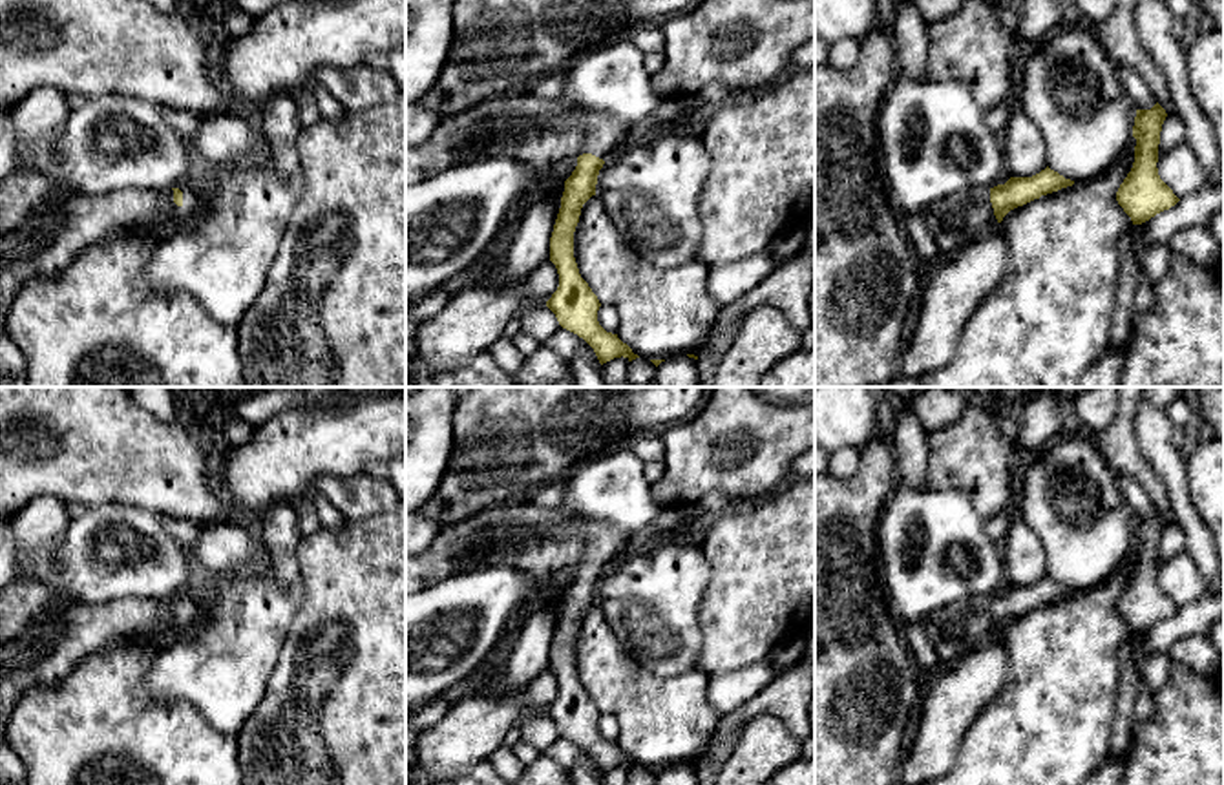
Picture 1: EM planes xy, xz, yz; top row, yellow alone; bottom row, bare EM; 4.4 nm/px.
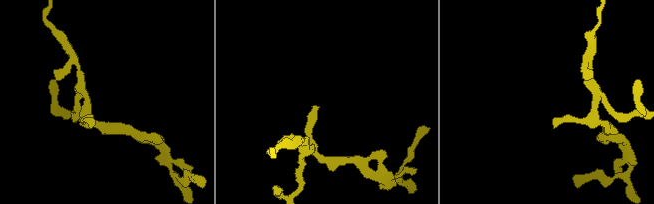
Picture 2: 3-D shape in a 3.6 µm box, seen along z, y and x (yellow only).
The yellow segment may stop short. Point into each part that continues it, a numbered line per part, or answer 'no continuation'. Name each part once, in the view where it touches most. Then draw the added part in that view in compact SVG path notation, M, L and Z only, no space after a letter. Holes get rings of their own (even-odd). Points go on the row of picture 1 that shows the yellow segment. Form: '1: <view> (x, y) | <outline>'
1: xy (44, 225) | M15 172L0 183L0 334L18 290L37 276L57 276L86 248L115 234L155 234L164 237L192 223L203 212L205 190L197 183L177 186L183 204L174 203L174 190L126 188L104 195L84 195L35 172Z

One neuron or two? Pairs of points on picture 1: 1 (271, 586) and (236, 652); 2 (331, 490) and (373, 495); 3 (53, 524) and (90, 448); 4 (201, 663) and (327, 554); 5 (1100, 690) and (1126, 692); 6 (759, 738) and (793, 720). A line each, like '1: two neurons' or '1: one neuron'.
1: one neuron
2: one neuron
3: two neurons
4: two neurons
5: two neurons
6: two neurons

